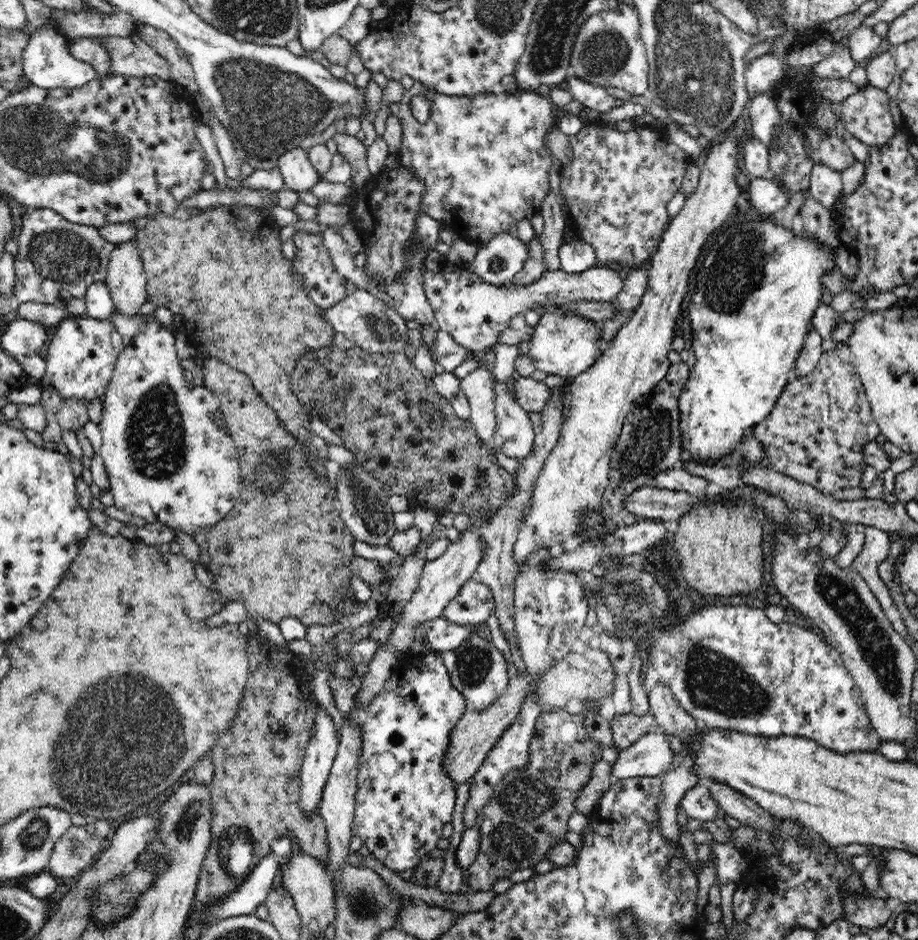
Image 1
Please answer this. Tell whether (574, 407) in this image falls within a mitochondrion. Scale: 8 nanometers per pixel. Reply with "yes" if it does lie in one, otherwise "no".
no

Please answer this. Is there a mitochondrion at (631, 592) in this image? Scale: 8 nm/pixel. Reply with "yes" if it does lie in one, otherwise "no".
yes

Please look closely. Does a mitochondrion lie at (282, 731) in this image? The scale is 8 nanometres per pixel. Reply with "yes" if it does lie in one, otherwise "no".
no

